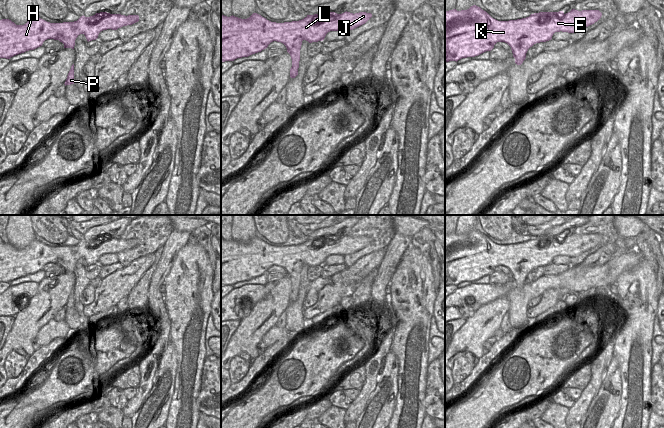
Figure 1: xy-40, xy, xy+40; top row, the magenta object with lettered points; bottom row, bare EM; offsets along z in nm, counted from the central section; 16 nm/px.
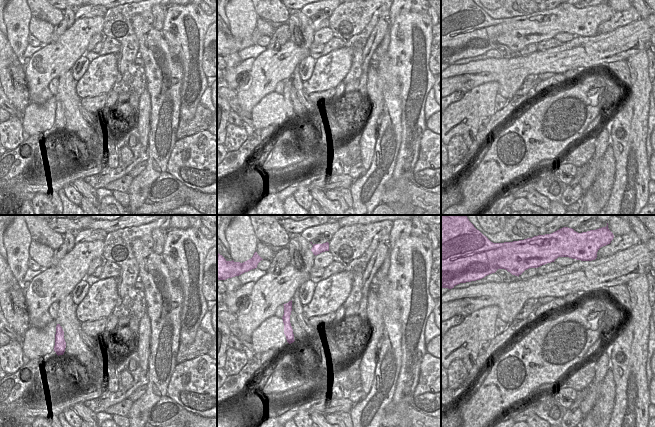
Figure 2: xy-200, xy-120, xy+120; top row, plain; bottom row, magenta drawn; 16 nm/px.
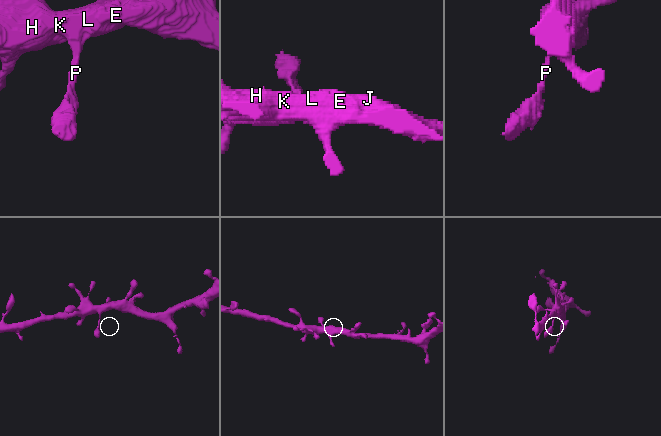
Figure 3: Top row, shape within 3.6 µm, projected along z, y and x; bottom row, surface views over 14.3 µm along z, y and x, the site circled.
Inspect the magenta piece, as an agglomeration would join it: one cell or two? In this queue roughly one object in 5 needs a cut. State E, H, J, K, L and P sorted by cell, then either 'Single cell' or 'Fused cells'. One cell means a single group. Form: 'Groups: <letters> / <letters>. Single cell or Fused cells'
Groups: E H J K L P. Single cell.

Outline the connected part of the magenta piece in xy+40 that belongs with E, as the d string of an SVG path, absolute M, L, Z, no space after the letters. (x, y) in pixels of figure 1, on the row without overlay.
M473 229L467 234L457 235L456 233L445 234L445 286L458 285L462 282L475 281L486 275L491 275L497 266L507 267L512 274L515 287L521 289L526 282L526 277L530 271L536 267L546 266L552 263L555 256L568 256L577 257L585 251L588 251L597 246L602 240L599 234L582 234L578 235L572 233L568 237L563 235L559 236L539 236L531 238L529 241L509 244L498 245L492 242L486 235L480 231Z

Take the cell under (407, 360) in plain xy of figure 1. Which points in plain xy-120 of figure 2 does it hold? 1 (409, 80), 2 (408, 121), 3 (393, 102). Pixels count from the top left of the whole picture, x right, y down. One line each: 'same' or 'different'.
1: same
2: same
3: different

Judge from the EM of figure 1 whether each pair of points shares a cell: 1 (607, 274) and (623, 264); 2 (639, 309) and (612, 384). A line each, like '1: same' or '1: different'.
1: same
2: different

